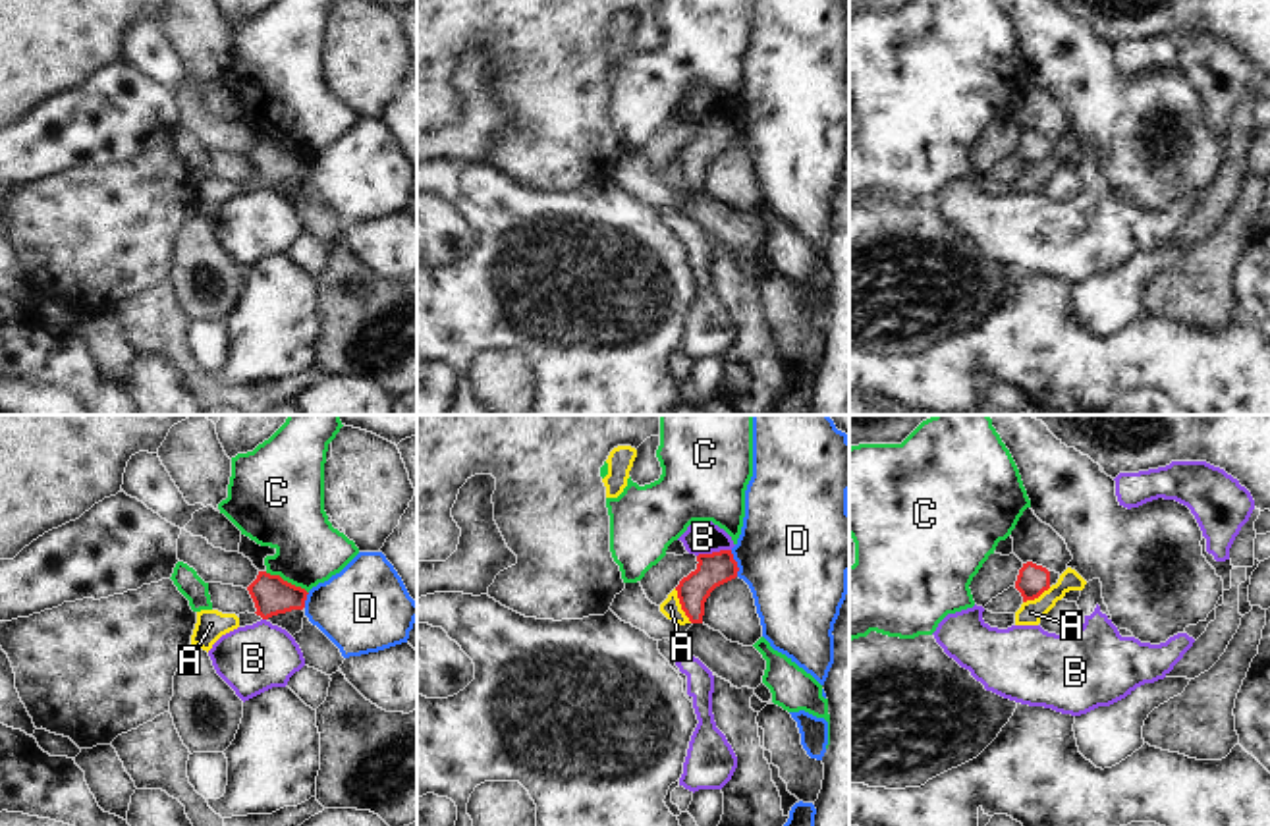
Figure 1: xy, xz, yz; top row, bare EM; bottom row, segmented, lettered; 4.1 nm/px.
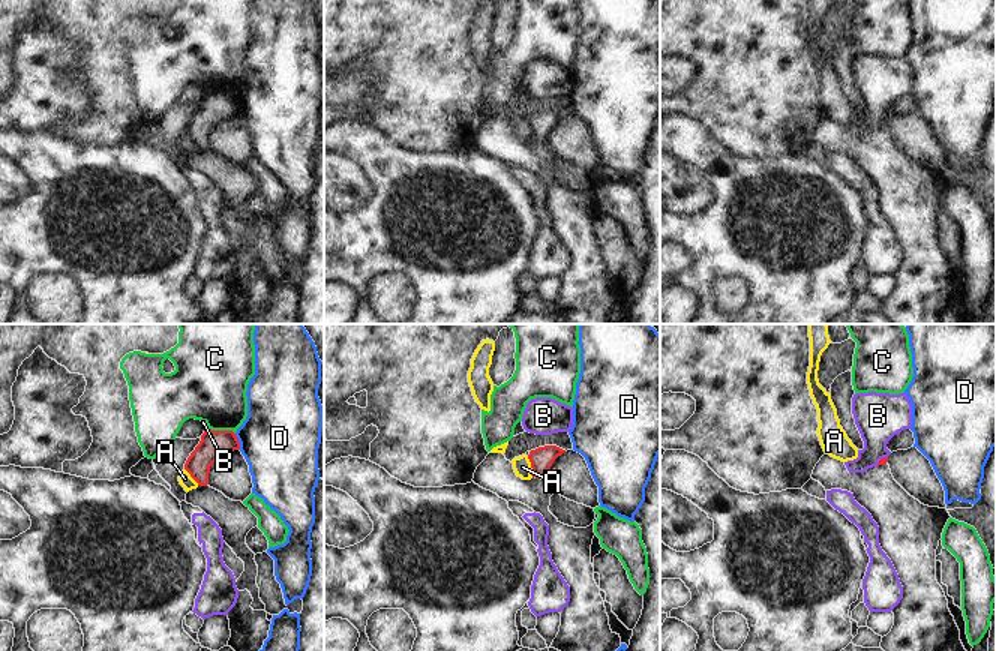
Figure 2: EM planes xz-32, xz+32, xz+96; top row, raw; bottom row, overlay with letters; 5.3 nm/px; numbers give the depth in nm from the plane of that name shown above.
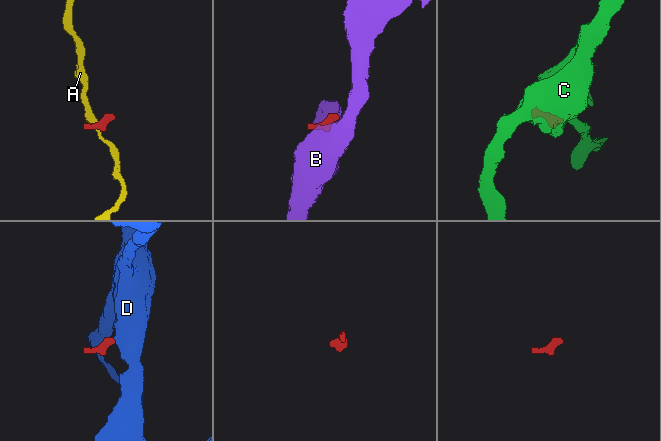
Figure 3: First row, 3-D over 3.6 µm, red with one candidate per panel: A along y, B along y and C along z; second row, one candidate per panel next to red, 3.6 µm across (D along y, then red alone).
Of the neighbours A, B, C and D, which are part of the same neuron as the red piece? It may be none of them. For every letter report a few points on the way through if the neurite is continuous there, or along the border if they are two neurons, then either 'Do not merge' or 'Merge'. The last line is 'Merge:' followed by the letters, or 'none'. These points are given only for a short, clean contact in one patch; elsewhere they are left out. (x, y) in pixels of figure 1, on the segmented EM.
A: Boundary: xz (674, 589), (680, 608), (691, 622). Do not merge
B: Boundary: xz (730, 549), (697, 556). Do not merge
C: Boundary: xy (265, 572), (278, 574), (307, 593). Do not merge
D: Boundary: xz (730, 550), (738, 576). Do not merge
Merge: none

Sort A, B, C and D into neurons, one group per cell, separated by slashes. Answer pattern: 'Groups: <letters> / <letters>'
Groups: A / B / C / D

